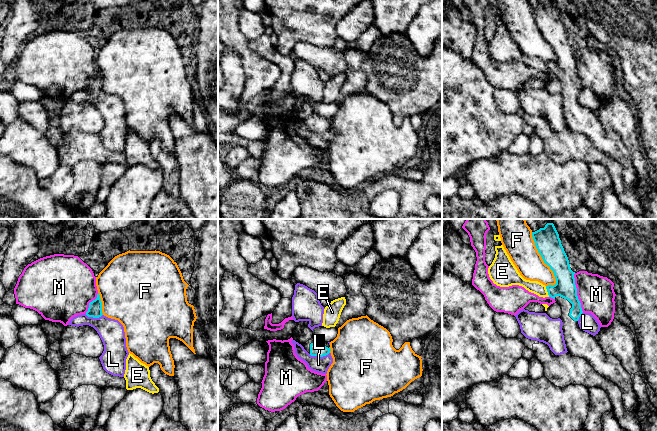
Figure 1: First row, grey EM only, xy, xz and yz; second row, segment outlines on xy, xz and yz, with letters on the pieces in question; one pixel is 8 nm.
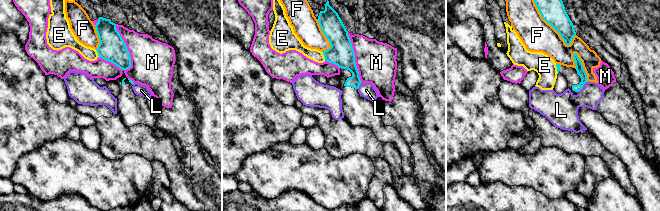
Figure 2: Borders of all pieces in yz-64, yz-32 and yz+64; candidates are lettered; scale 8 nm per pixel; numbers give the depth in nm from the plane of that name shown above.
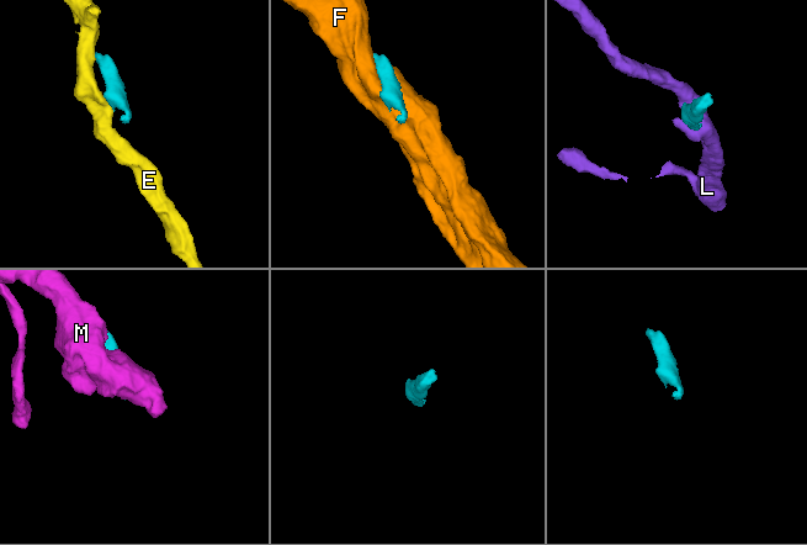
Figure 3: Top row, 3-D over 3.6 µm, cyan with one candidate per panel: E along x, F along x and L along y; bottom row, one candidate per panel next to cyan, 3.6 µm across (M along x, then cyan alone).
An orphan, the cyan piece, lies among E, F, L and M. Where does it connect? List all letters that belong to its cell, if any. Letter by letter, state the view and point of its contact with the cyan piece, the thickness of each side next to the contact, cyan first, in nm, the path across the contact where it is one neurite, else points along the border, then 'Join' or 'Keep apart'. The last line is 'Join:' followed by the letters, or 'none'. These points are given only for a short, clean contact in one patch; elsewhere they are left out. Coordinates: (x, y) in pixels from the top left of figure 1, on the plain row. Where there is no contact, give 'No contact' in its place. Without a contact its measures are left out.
E: Touches cyan at yz (547, 67). Thickness 170 nm (cyan) against 100 nm. Boundary: yz (545, 62), (549, 72). Keep apart
F: Touches cyan at yz (542, 34). Thickness 200 nm (cyan) against 240 nm. Keep apart
L: Touches cyan at xz (319, 132). Thickness 80 nm (cyan) against 130 nm. Boundary: xz (329, 128), (323, 132), (311, 132), (309, 130). Keep apart
M: Touches cyan at yz (576, 69). Thickness 170 nm (cyan) against 280 nm. Keep apart
Join: none

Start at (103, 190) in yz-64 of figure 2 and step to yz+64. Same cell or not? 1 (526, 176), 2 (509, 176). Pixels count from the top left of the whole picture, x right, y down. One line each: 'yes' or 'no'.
1: yes
2: yes

